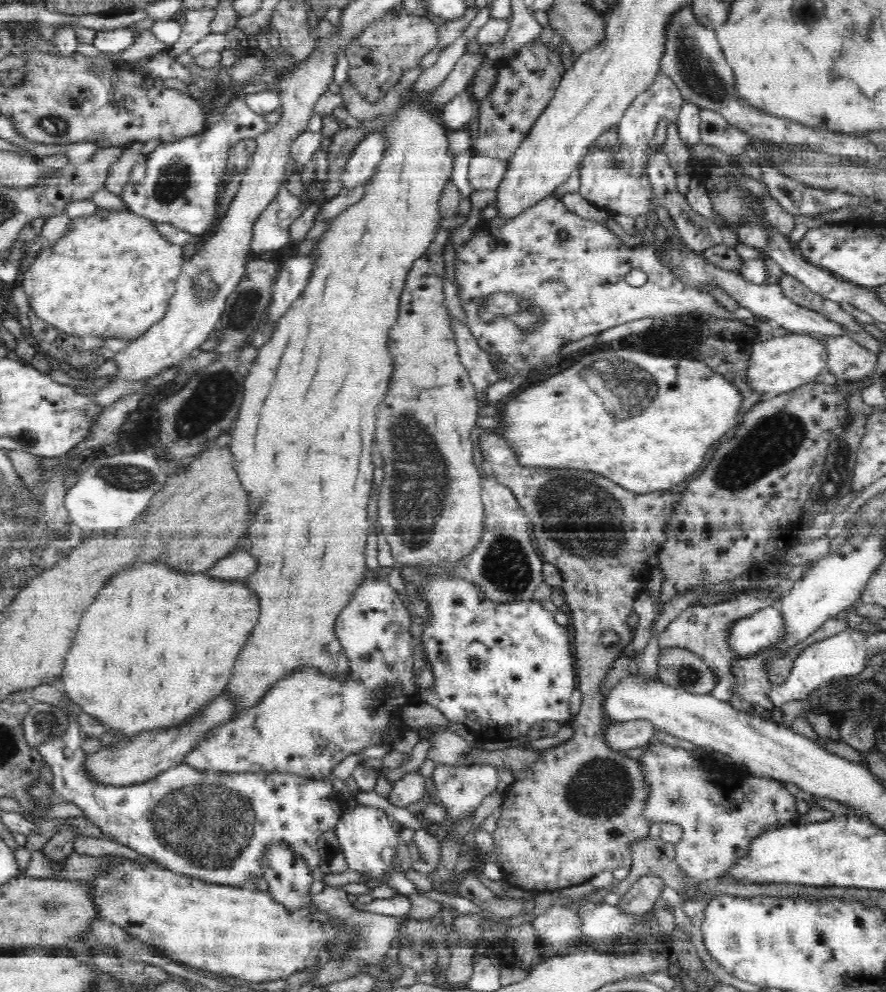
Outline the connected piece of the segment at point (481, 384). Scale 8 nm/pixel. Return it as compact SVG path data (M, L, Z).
M449 313L447 318L449 318L451 330L454 331L460 360L468 371L469 379L474 385L476 394L478 394L478 401L484 405L487 403L487 390L492 384L498 382L498 375L495 374L494 368L490 366L486 351L478 346L476 337L470 333L468 325L452 318Z

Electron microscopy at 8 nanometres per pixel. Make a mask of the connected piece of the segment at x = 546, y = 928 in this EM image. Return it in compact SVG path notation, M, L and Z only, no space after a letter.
M565 906L550 907L544 914L534 918L532 922L535 936L540 946L557 949L573 946L575 939L582 935L582 917Z

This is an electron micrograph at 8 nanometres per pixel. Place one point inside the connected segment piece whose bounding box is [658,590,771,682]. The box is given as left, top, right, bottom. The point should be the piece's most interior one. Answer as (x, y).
(704, 630)

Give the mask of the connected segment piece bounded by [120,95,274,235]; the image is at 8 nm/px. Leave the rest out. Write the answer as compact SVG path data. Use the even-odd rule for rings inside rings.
M230 95L229 100L222 120L211 126L207 125L204 131L198 135L192 135L190 138L162 142L146 156L146 175L144 178L139 184L130 180L122 189L120 197L126 203L128 210L144 219L156 223L166 222L195 235L204 234L210 226L213 227L213 223L217 221L219 215L219 211L216 210L216 198L220 198L224 180L228 177L226 166L228 166L230 151L238 141L255 139L274 126L274 123L265 120L264 115L257 115L253 110L250 110L241 95Z

